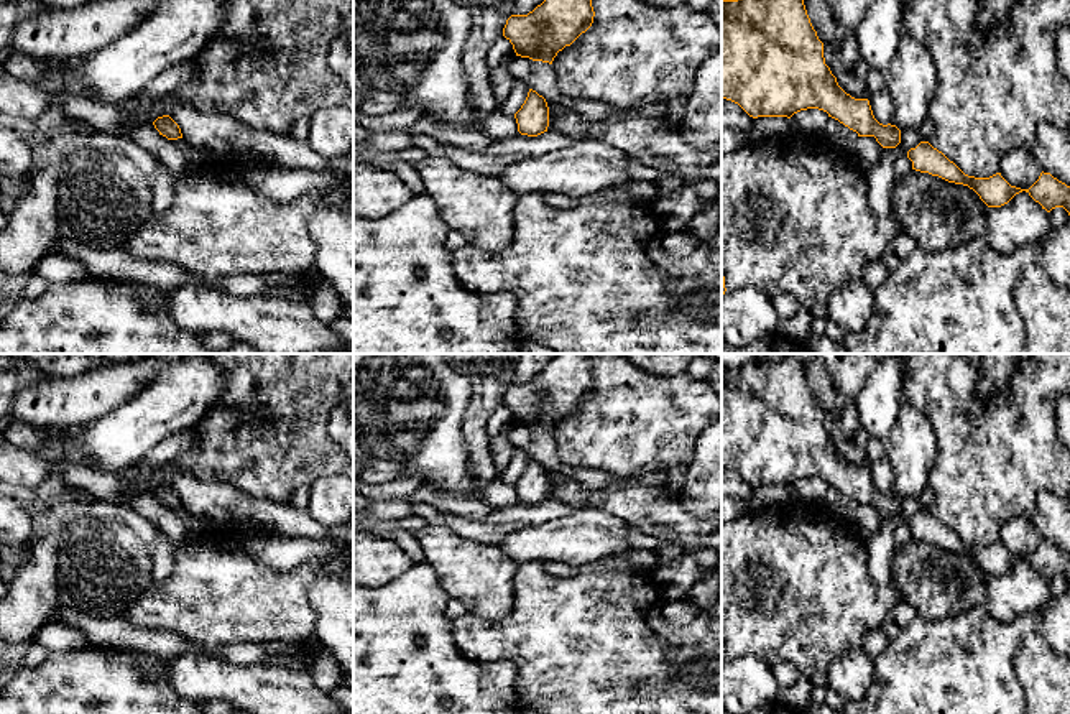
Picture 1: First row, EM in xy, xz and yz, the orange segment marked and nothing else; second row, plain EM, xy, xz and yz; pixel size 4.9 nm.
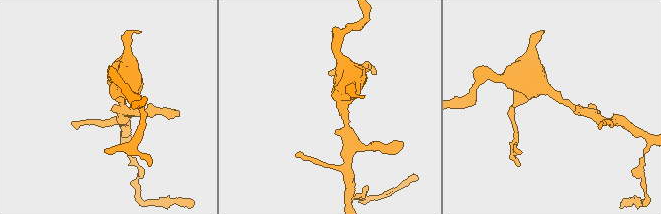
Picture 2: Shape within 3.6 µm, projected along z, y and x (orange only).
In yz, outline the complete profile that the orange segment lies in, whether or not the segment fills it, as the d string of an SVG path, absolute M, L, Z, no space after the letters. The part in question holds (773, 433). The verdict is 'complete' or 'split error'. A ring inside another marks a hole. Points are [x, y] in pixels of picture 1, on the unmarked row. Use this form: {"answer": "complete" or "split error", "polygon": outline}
{"answer": "complete", "polygon": "M794 355L751 362L738 369L722 370L722 466L738 472L749 485L787 485L807 477L819 477L838 489L858 505L874 505L883 517L896 517L901 512L901 498L896 494L879 492L868 467L855 467L837 451L825 433L823 411L819 408L804 373L804 364Z"}

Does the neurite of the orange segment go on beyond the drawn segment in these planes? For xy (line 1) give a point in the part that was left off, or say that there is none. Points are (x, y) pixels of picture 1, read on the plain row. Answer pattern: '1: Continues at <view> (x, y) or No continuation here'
1: No continuation here

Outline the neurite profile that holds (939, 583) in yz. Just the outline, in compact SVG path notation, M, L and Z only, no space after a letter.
M912 538L896 548L891 573L920 619L942 620L986 605L989 576L968 554Z

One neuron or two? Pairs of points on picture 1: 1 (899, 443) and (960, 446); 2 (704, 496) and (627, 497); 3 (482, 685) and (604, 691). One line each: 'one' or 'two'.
1: two
2: two
3: two

